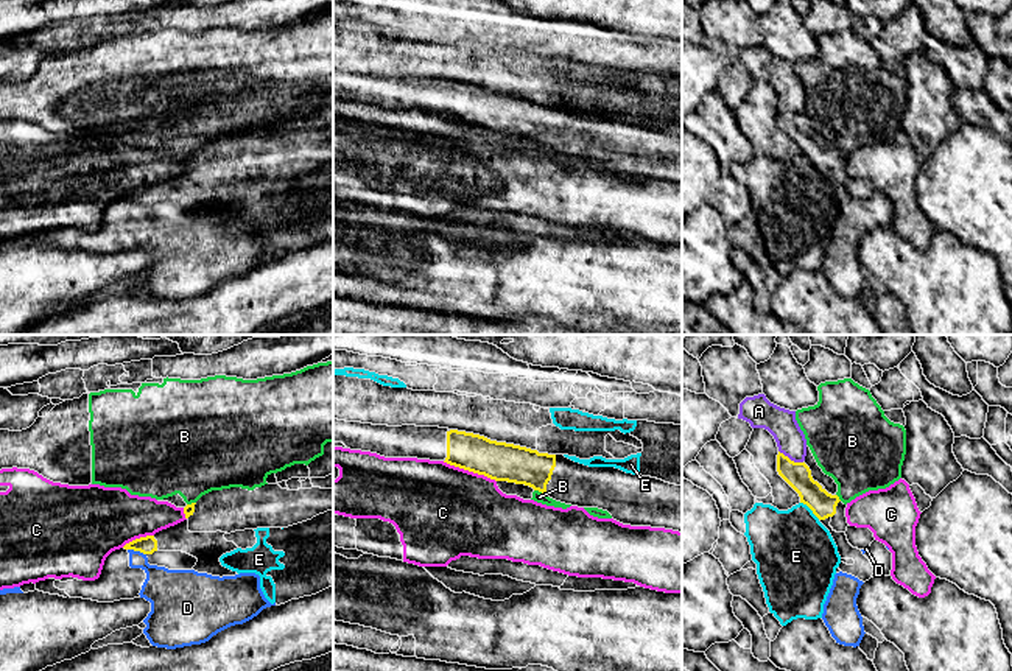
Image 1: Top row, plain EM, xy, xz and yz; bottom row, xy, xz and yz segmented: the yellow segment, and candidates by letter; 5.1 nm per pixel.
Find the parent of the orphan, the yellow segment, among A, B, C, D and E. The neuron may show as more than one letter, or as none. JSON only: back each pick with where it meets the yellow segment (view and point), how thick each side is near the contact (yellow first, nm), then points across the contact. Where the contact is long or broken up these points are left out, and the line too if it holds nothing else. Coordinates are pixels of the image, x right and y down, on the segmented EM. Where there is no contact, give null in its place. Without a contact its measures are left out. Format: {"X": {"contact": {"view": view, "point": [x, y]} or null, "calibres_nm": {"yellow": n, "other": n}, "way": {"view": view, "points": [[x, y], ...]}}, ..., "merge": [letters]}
{"merge": []}

